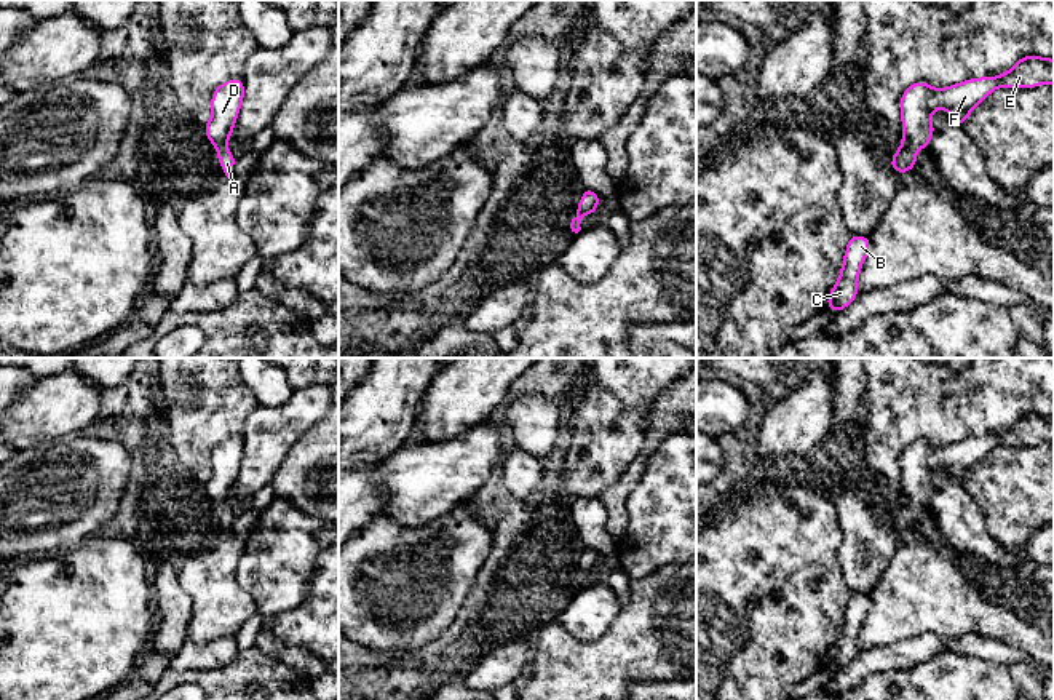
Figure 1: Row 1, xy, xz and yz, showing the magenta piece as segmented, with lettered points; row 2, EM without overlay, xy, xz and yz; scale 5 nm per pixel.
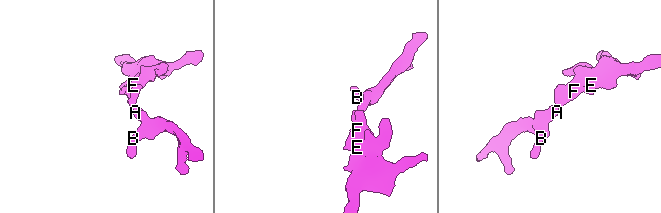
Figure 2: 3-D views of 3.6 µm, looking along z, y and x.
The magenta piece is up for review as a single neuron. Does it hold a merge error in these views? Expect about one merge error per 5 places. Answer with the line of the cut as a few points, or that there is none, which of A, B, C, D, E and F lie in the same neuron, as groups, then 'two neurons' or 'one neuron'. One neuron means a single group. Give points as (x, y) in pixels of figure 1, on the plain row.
no cut | A B C D E F | one neuron

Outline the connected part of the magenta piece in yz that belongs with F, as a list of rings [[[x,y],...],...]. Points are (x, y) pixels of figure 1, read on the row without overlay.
[[[1035,412],[1020,416],[1014,425],[1000,435],[971,436],[942,447],[931,446],[925,439],[915,439],[901,454],[902,497],[904,500],[891,515],[894,531],[909,531],[917,523],[917,507],[928,507],[934,492],[931,471],[945,467],[952,478],[965,483],[969,470],[993,447],[1035,446],[1043,441],[1054,443],[1054,417]]]

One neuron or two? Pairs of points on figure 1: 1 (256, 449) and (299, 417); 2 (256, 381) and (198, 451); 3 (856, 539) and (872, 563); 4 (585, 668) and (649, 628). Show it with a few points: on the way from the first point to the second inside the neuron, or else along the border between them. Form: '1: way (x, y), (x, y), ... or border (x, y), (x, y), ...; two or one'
1: way (267, 438), (288, 419); one
2: border (240, 374), (261, 405); two
3: way (863, 545), (866, 556); one
4: way (601, 668), (618, 659), (633, 644); one

